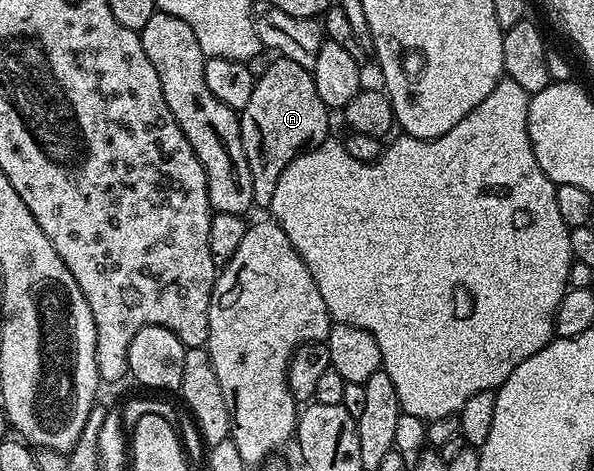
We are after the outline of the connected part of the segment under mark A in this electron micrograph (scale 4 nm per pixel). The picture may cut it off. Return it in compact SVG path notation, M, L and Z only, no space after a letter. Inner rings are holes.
M278 57L253 83L251 100L239 111L241 120L241 151L247 156L254 207L267 208L275 196L275 184L283 176L283 168L304 150L311 150L330 137L330 107L319 100L312 73L295 60Z

